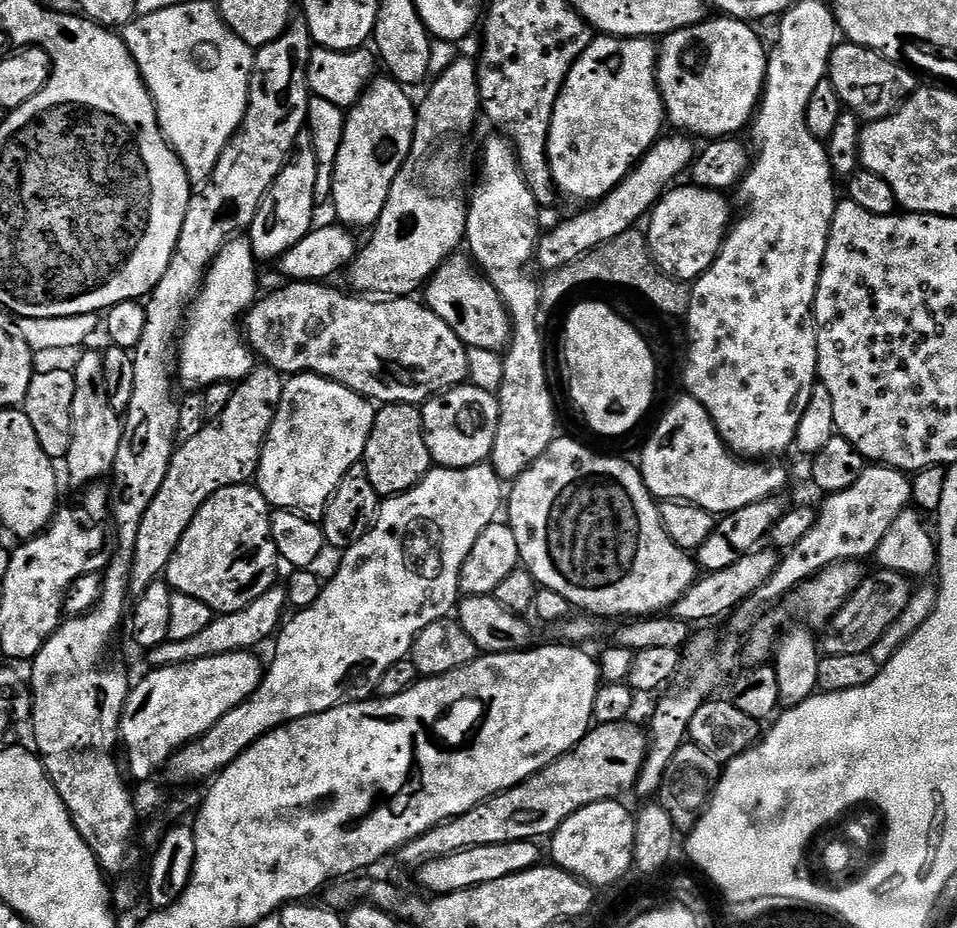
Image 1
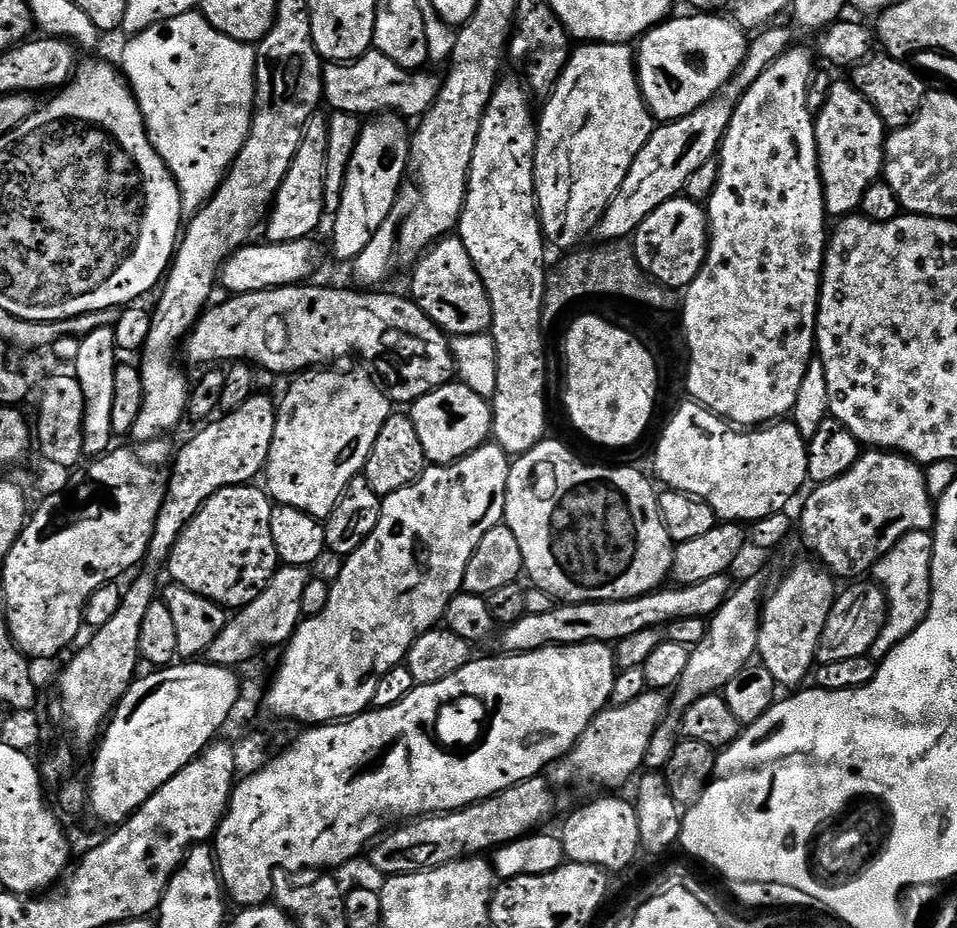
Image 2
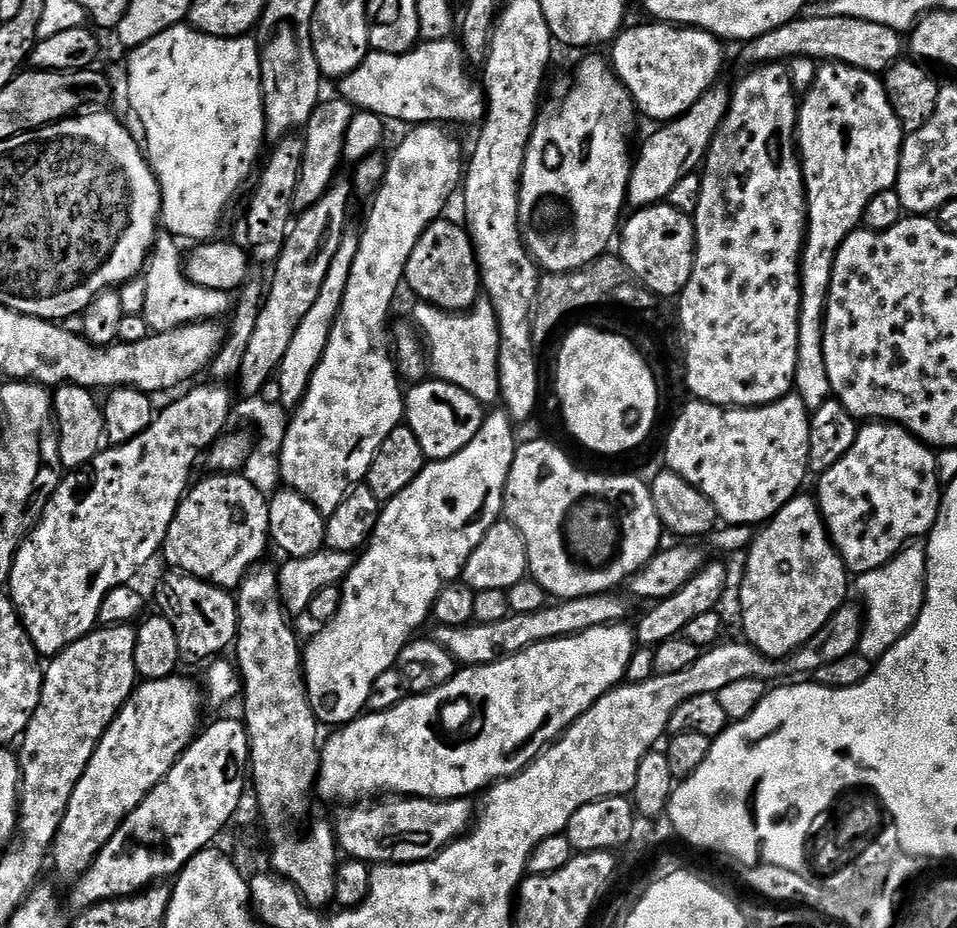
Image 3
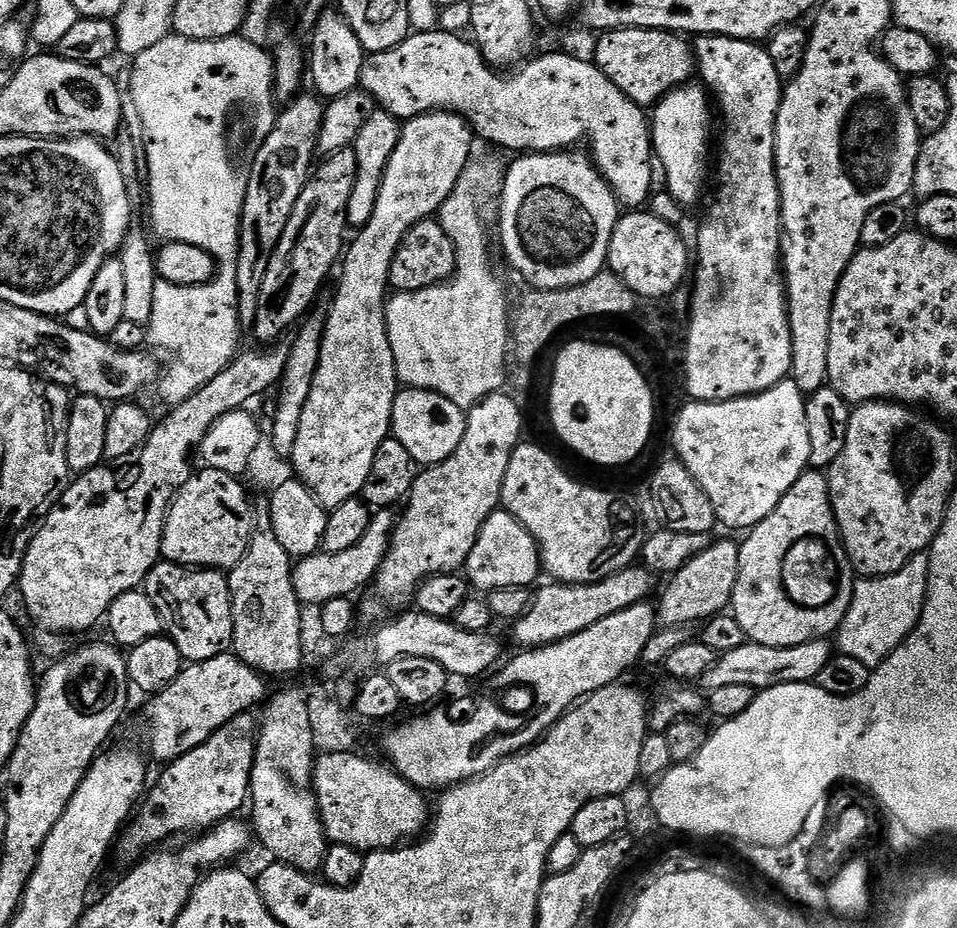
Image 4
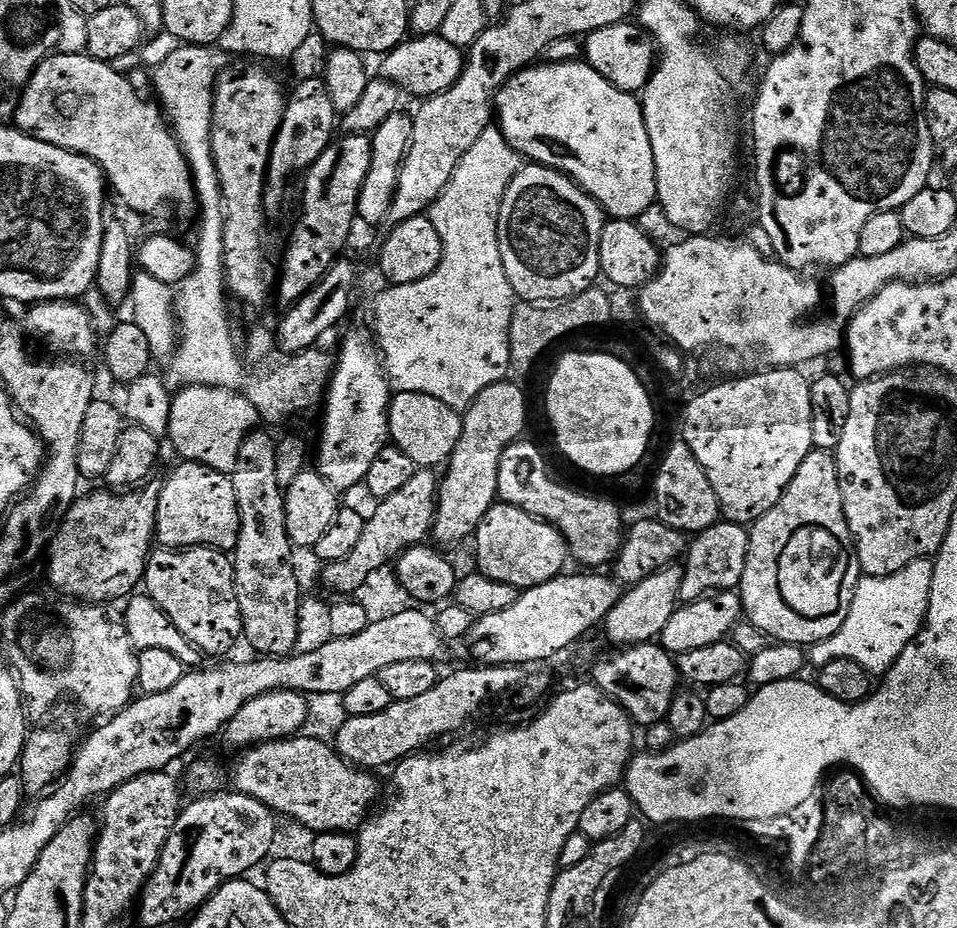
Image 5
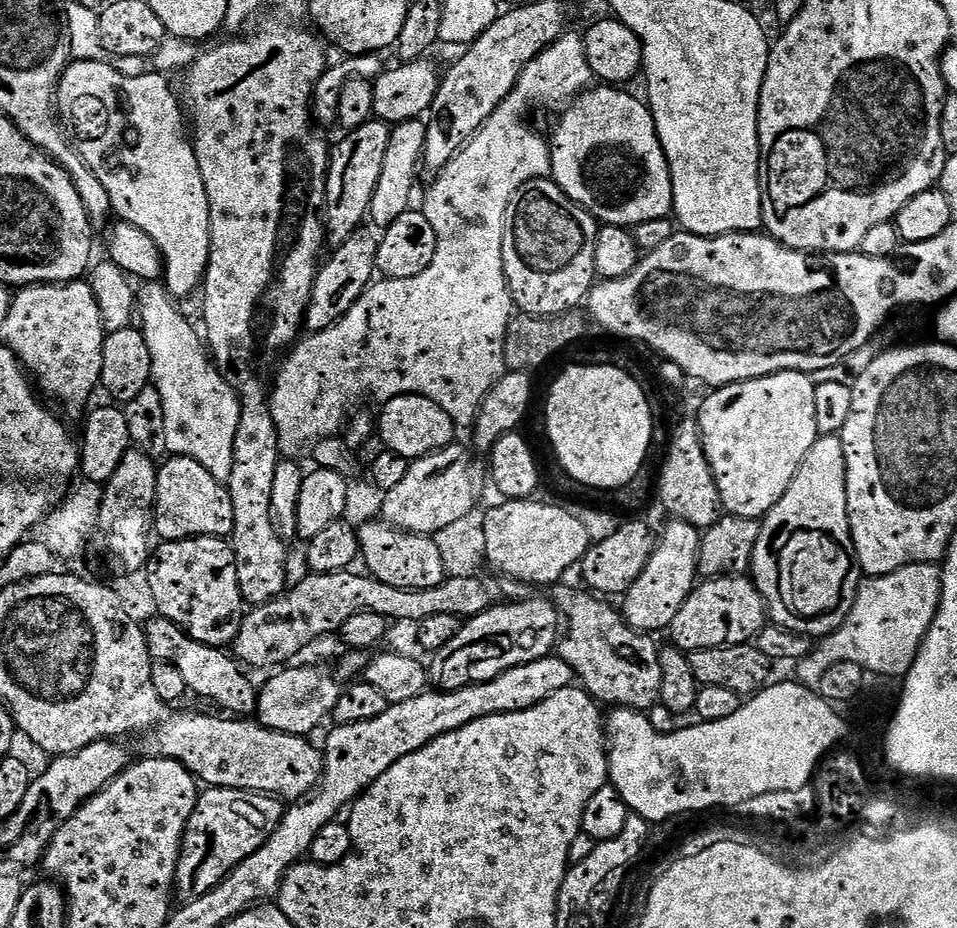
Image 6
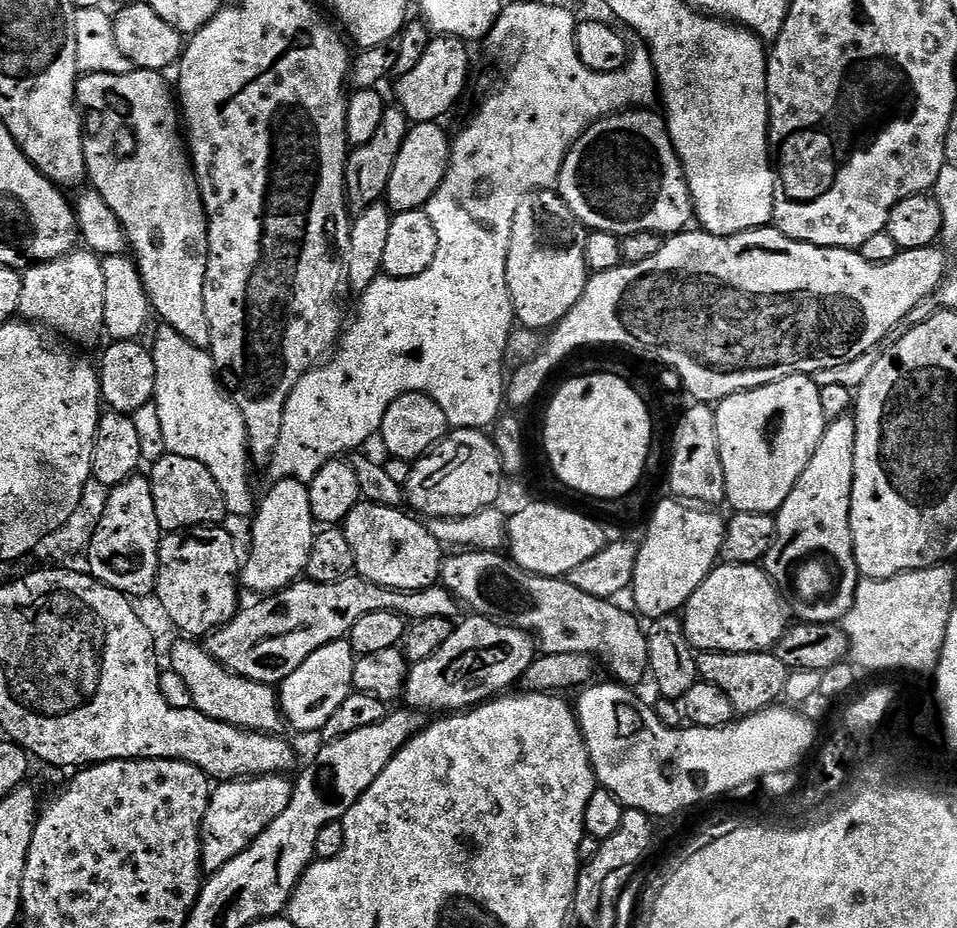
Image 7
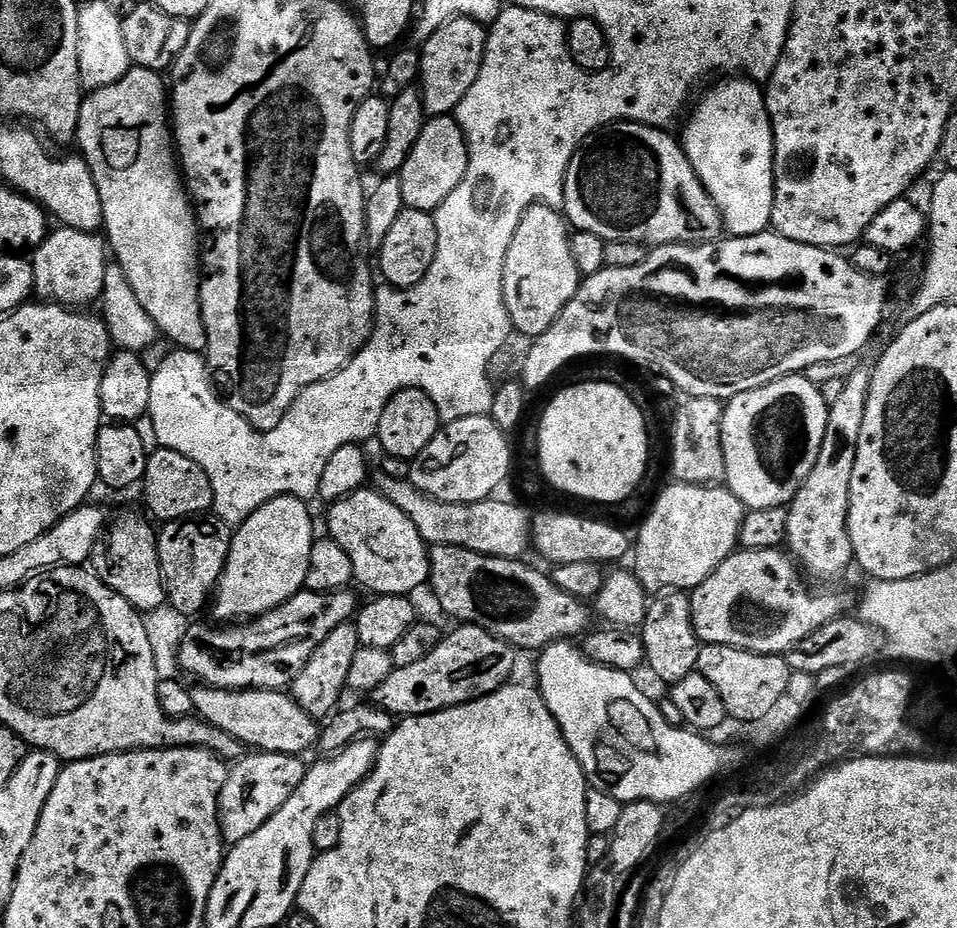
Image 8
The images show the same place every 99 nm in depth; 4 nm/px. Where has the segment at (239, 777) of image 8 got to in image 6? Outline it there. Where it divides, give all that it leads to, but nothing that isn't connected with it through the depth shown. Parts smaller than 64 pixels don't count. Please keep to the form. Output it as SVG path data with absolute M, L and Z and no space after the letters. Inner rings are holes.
M205 787L196 797L194 814L190 814L190 822L180 842L175 899L187 902L214 890L214 886L222 883L276 833L285 811L285 805L277 797L263 796L261 792Z

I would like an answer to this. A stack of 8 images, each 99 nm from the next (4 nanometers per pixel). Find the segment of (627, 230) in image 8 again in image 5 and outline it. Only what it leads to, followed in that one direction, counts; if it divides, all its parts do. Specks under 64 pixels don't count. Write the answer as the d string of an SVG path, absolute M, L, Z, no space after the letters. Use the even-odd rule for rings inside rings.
M579 59L544 63L523 68L497 92L494 116L500 133L512 151L519 152L525 161L544 164L571 176L580 189L600 203L609 217L637 221L644 211L657 203L654 146L650 146L643 103L633 93L618 90L618 86L602 78L598 70Z

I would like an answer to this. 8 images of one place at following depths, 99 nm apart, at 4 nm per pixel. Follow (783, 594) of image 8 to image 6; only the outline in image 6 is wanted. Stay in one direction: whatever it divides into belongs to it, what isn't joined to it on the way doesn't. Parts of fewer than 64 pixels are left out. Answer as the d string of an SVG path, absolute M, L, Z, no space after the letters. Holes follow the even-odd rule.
M747 575L720 576L716 580L705 579L703 582L697 583L691 594L686 598L682 610L678 610L678 618L674 618L670 629L671 643L680 651L687 653L721 648L722 646L738 646L755 641L756 635L763 630L765 623L764 600Z

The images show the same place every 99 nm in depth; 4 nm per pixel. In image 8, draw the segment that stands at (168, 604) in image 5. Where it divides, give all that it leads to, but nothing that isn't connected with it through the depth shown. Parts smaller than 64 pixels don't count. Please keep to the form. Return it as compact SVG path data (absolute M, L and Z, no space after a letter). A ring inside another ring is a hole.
M214 514L190 516L186 520L169 520L159 529L160 565L167 603L178 614L187 618L196 618L200 611L209 607L216 591L216 584L222 578L222 570L226 566L228 551L232 545L233 529L220 521Z

